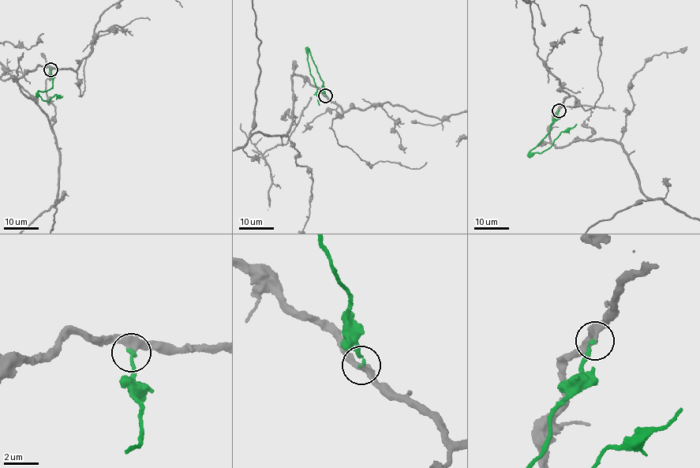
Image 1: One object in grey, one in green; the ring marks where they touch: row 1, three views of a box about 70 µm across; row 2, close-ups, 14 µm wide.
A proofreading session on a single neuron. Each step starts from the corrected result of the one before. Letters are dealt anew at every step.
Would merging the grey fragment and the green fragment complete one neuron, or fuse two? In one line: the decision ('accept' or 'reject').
accept

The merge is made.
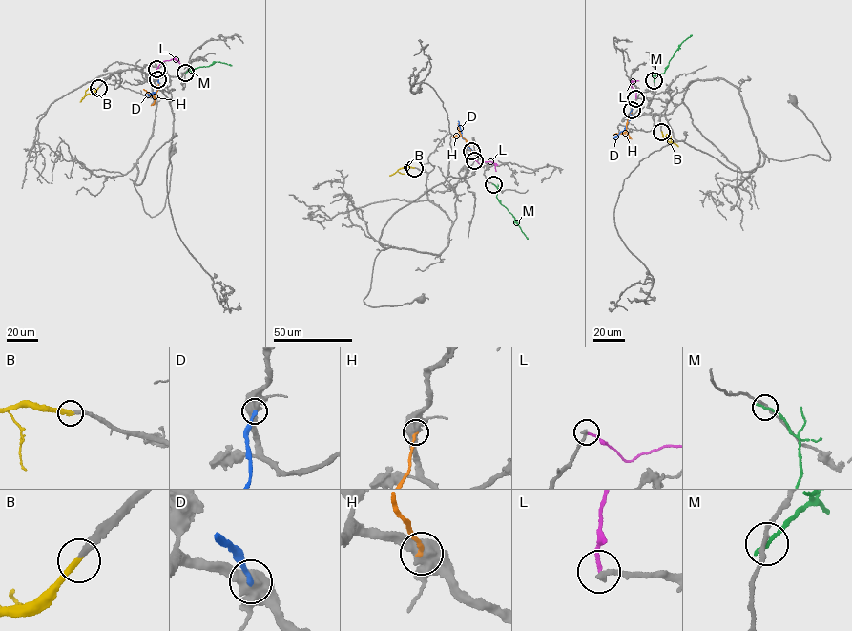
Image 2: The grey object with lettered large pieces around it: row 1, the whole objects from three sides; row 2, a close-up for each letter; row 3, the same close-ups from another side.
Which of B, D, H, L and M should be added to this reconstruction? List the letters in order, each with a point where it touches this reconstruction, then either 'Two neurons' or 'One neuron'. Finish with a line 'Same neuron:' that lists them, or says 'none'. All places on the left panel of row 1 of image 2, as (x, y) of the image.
B: Touches grey at (98, 88). One neuron
D: Touches grey at (158, 79). Two neurons
H: Touches grey at (157, 79). Two neurons
L: Touches grey at (156, 69). Two neurons
M: Touches grey at (185, 73). Two neurons
Same neuron: B

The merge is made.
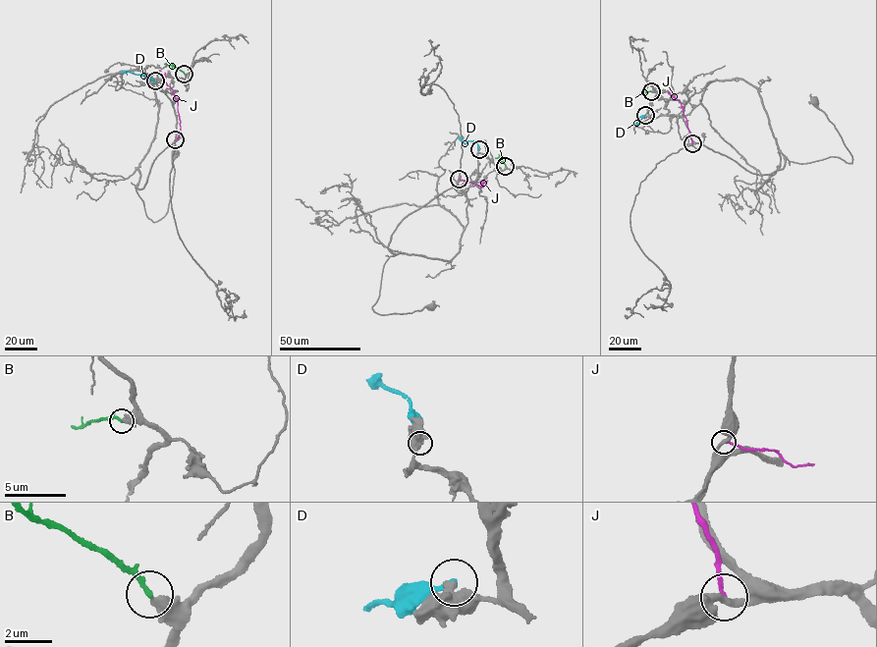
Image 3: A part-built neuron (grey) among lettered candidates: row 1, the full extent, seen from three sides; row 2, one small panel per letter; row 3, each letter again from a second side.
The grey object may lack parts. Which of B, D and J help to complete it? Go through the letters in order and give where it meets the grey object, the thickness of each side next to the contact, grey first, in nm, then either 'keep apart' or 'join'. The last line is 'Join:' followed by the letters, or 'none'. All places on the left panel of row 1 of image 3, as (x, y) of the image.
B: (184, 74) | 400/200 nm | keep apart
D: (155, 80) | 600/240 nm | keep apart
J: (175, 139) | 320/180 nm | keep apart
Join: none

